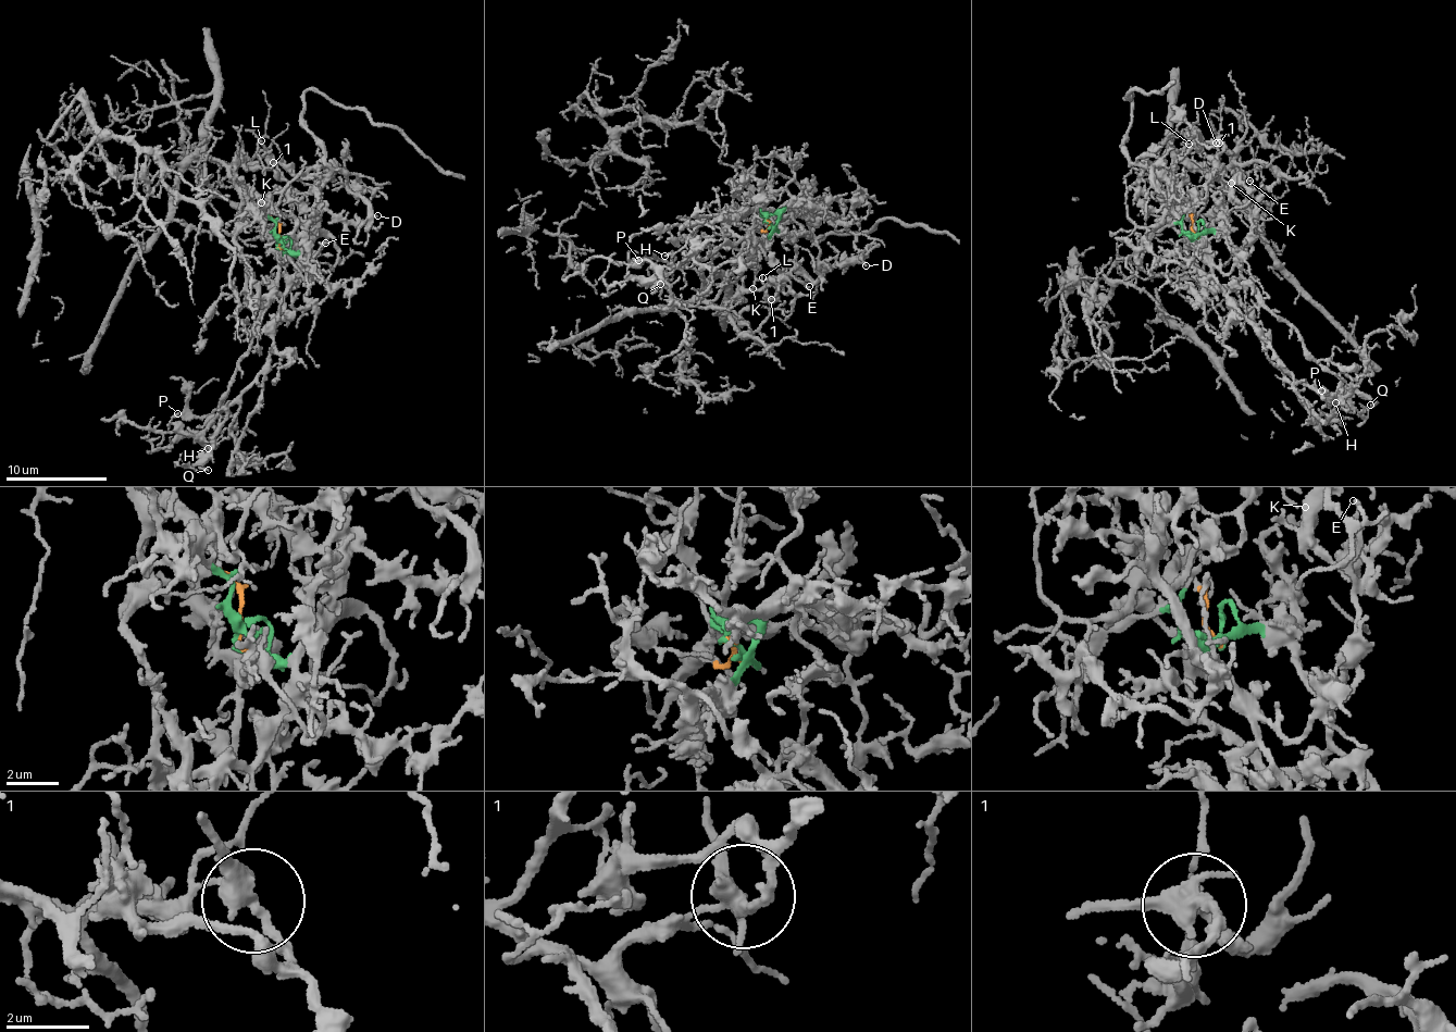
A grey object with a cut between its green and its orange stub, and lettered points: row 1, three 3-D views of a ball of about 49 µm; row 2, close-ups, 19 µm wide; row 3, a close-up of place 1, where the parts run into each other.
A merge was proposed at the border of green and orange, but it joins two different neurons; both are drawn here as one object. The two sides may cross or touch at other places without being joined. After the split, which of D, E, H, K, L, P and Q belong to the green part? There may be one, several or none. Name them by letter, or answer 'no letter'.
D, E, H, K, L, P, Q

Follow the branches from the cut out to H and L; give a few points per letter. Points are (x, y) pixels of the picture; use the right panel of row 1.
H: (1196, 234), (1190, 241), (1274, 363), (1328, 393), (1334, 403)
L: (1196, 234), (1189, 236), (1193, 237), (1181, 211), (1206, 195), (1216, 154), (1224, 145), (1189, 144)

